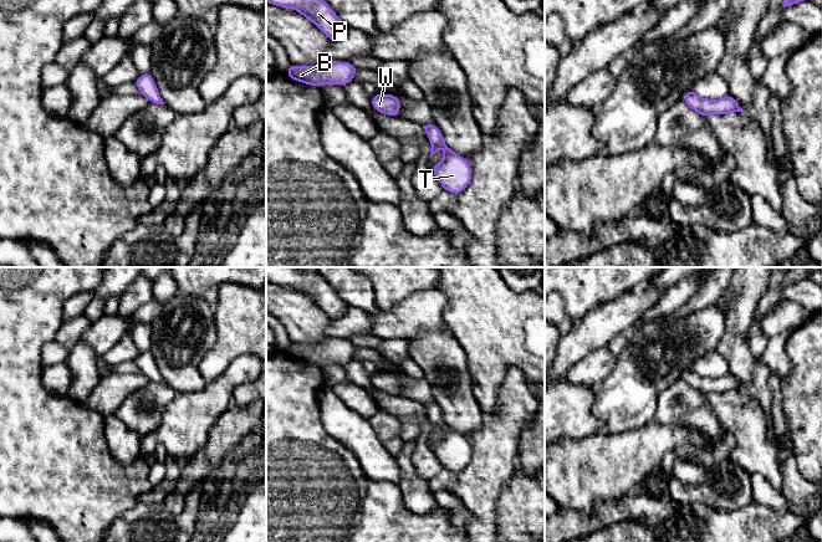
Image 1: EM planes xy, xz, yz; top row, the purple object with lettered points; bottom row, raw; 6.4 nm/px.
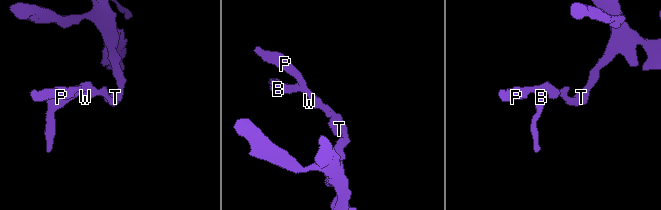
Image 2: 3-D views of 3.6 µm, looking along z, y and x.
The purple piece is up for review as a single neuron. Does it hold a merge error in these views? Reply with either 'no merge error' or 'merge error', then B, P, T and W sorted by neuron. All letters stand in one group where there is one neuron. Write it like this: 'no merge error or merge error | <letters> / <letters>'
no merge error | B P T W

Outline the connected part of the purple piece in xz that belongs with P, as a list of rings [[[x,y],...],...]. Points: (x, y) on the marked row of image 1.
[[[266,0],[269,4],[290,7],[312,21],[331,41],[342,40],[349,27],[325,0]]]

